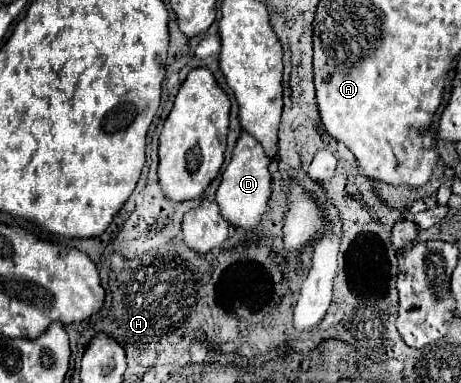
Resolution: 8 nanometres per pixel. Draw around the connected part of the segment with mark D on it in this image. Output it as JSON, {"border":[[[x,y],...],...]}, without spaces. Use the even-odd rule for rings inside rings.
{"border":[[[243,131],[237,139],[231,163],[223,171],[223,177],[217,189],[217,203],[221,207],[221,213],[231,225],[241,229],[255,229],[259,225],[259,219],[267,211],[267,201],[271,197],[273,177],[271,177],[269,165],[271,165],[271,159],[257,143],[257,139]]]}

